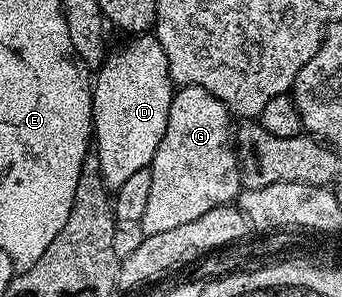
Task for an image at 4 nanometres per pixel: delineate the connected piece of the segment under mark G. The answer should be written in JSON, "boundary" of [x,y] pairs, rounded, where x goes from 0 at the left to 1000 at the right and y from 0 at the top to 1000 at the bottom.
{"boundary":[[[532,290],[515,306],[500,337],[500,364],[488,391],[488,444],[477,444],[477,471],[465,471],[465,498],[447,529],[447,549],[433,559],[442,579],[442,646],[430,670],[430,700],[418,710],[412,731],[412,764],[418,781],[430,788],[450,788],[453,781],[491,781],[497,768],[515,768],[532,754],[558,754],[558,741],[576,737],[582,727],[596,727],[602,714],[617,714],[617,700],[640,700],[643,694],[664,694],[678,684],[687,667],[702,657],[711,630],[705,623],[705,549],[693,539],[690,502],[675,478],[675,424],[670,438],[670,407],[675,387],[670,370],[640,340],[629,323],[617,323],[617,310],[605,310],[605,296],[582,296],[579,290]]]}

